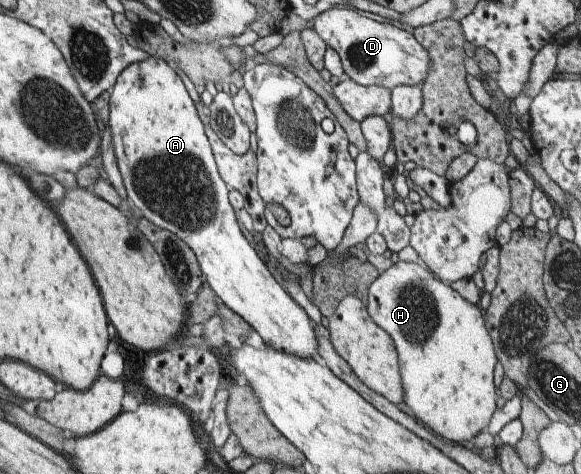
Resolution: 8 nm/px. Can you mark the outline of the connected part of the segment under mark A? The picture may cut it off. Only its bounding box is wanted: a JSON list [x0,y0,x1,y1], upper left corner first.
[108,57,319,359]

